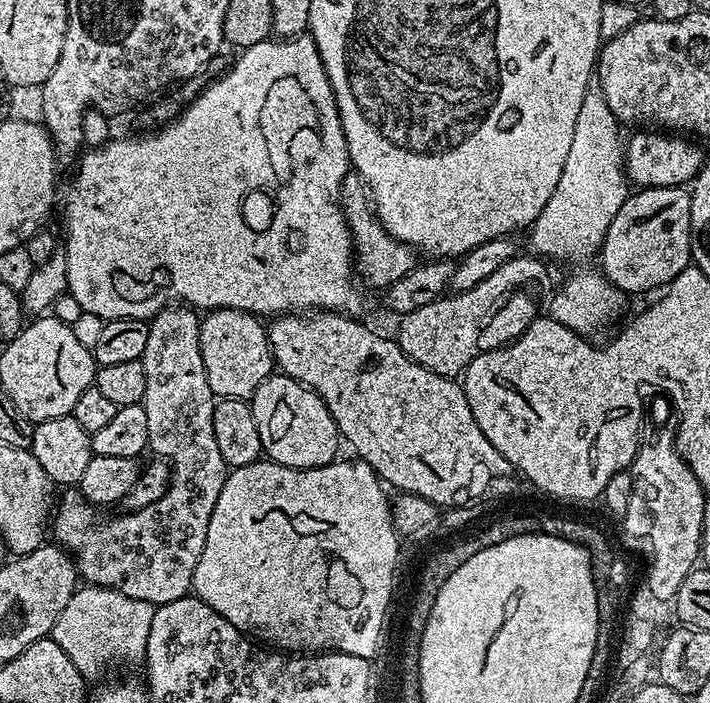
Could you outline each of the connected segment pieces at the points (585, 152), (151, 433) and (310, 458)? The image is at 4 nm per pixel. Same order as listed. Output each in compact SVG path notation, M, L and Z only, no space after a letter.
M592 79L586 86L586 94L582 98L582 107L578 110L578 119L574 121L574 142L570 142L570 151L566 153L566 166L562 166L562 178L558 178L558 186L554 186L554 194L550 194L550 202L546 202L546 206L542 206L542 214L538 214L538 218L533 222L530 235L532 235L531 251L537 257L552 260L588 260L599 253L602 242L606 238L606 230L610 230L610 222L614 222L614 214L618 214L618 210L622 210L622 202L630 194L630 184L626 179L626 169L624 167L624 144L622 136L620 140L620 131L622 125L616 119L614 110L610 110L609 104L606 102L606 94L602 94L600 89L600 81Z
M169 306L163 308L161 312L152 317L148 324L146 334L146 350L140 355L142 370L146 370L146 394L144 395L144 409L146 410L146 430L148 431L148 448L153 457L167 460L172 470L172 480L168 484L166 494L158 498L150 506L146 506L137 512L124 512L116 516L113 520L96 520L93 505L89 504L78 490L68 490L64 497L59 497L58 503L54 508L54 515L50 521L50 532L54 537L55 543L63 548L65 552L71 554L76 561L76 570L79 579L85 585L97 588L109 588L118 590L126 594L126 598L138 598L142 602L150 602L154 606L165 604L166 602L178 602L178 598L189 595L192 592L192 579L194 570L198 566L198 558L202 558L202 550L206 546L206 530L210 530L210 514L214 514L214 505L218 502L218 494L222 494L222 486L226 482L229 474L228 463L222 458L222 453L218 451L218 442L214 442L214 406L217 397L213 396L210 390L210 382L206 378L206 366L202 362L202 346L200 345L200 321L201 317L193 309L187 306Z
M283 374L267 376L250 398L254 422L258 422L258 438L262 438L263 455L274 464L301 470L324 470L337 459L336 451L342 448L342 437L330 410L314 394L312 389L302 386L296 380Z

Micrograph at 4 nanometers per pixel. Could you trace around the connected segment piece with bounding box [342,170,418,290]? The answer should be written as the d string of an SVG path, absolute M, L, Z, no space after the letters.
M349 170L344 179L342 207L344 221L348 223L348 229L352 232L354 272L361 281L364 279L372 288L387 290L391 284L398 282L398 278L410 274L410 270L416 268L417 253L410 245L402 243L385 230L382 222L376 217L374 201L368 185L352 170Z

